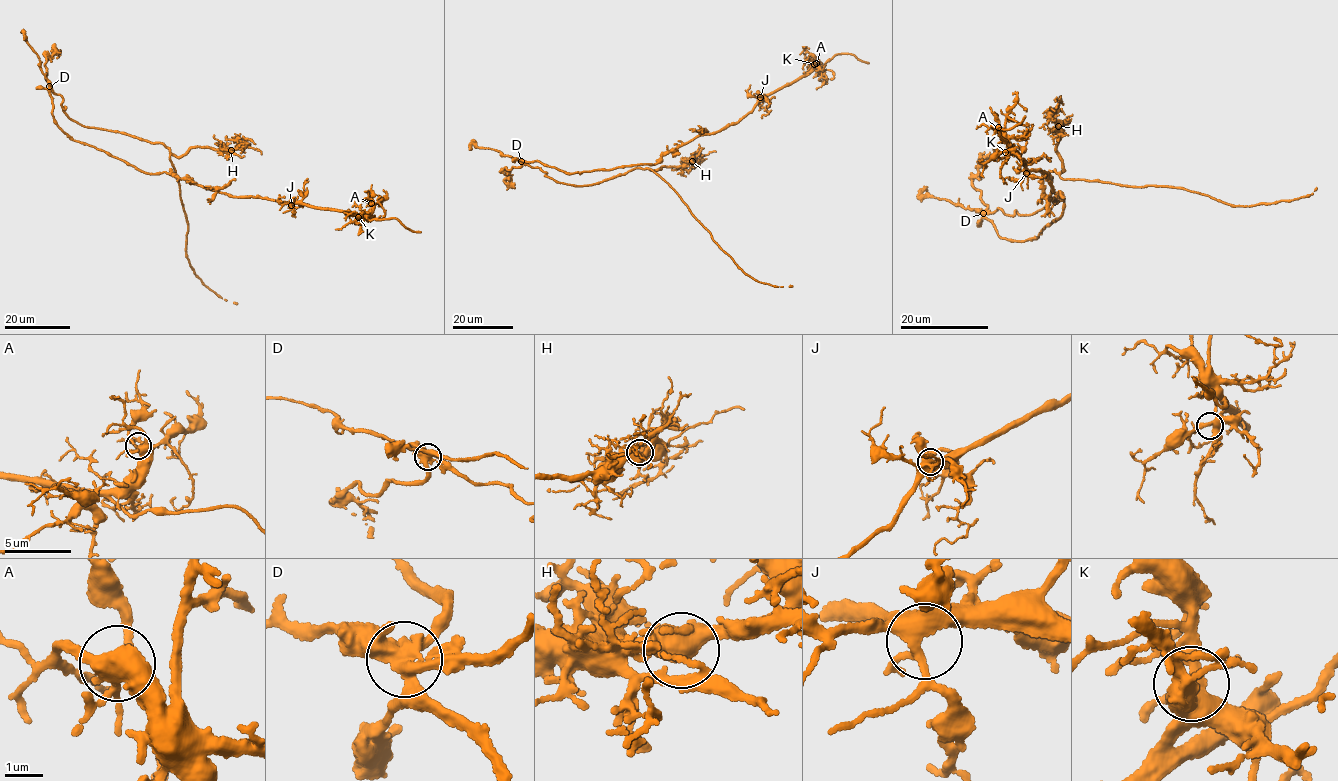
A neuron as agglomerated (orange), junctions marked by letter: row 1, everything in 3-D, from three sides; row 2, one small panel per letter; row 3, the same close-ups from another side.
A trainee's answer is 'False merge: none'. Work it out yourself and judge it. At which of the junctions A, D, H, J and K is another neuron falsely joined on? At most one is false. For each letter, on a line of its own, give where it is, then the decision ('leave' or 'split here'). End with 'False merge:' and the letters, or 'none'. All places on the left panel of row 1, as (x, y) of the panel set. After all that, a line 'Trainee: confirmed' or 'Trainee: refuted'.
A: at (371, 203); leave
D: at (49, 86); split here
H: at (231, 150); leave
J: at (291, 205); leave
K: at (358, 217); leave
False merge: D
Trainee: refuted

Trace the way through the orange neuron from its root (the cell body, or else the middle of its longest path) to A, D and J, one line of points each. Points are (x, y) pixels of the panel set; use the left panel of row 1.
A: (55, 120), (73, 140), (143, 172), (170, 173), (232, 196), (266, 197), (358, 214), (367, 213), (371, 203)
D: (55, 120), (49, 86)
J: (55, 120), (73, 140), (105, 151), (143, 172), (170, 173), (236, 197), (259, 196), (291, 205)

